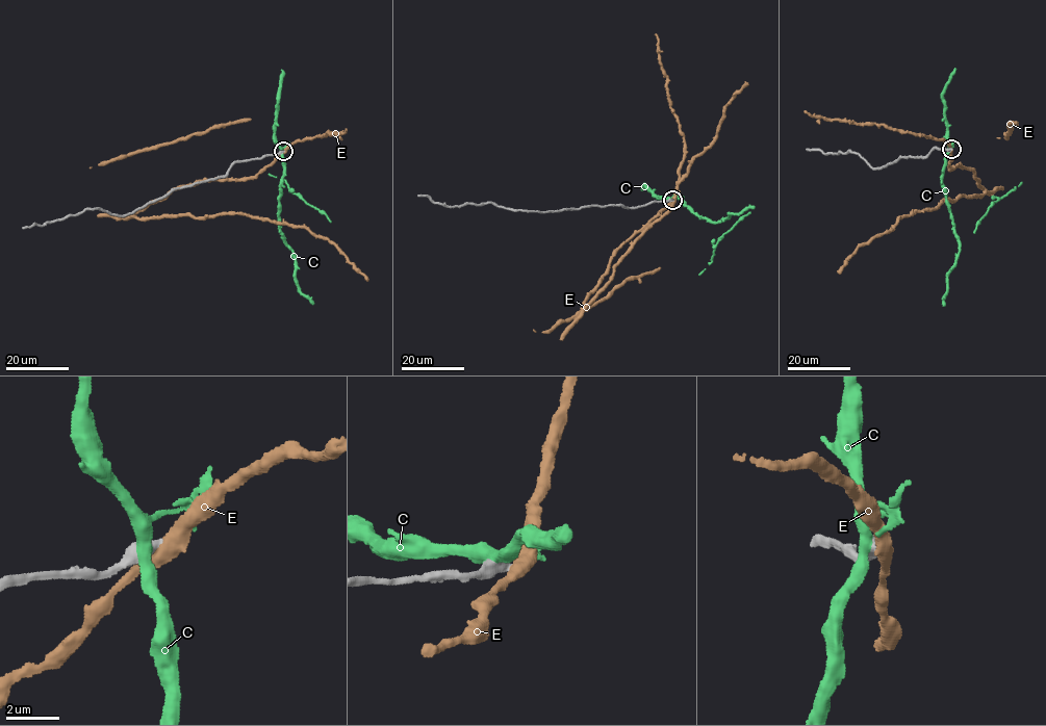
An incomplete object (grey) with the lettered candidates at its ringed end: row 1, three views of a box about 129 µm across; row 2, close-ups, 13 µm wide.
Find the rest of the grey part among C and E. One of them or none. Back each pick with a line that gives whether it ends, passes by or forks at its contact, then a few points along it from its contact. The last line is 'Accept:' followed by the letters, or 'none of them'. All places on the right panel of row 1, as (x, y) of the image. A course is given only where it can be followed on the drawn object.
Accept: none of them

